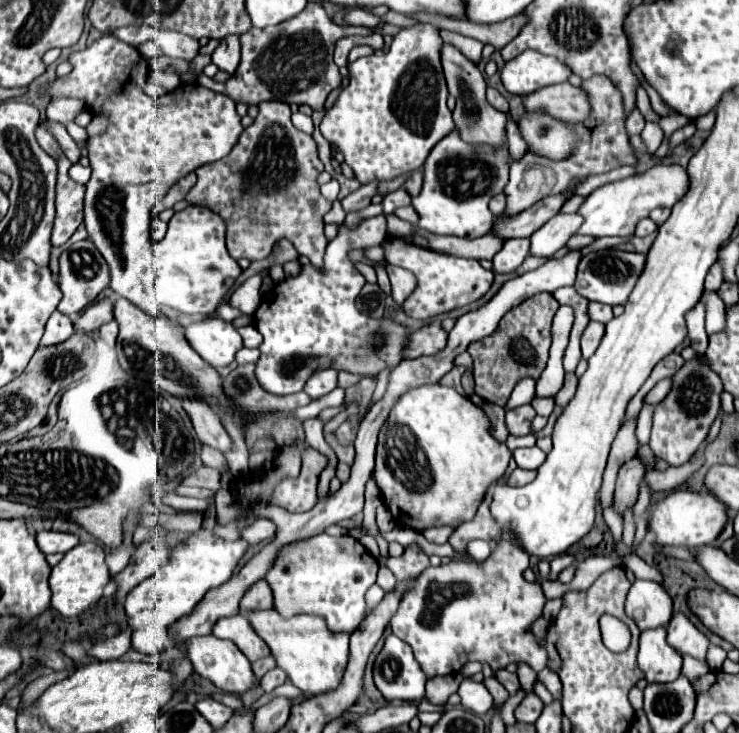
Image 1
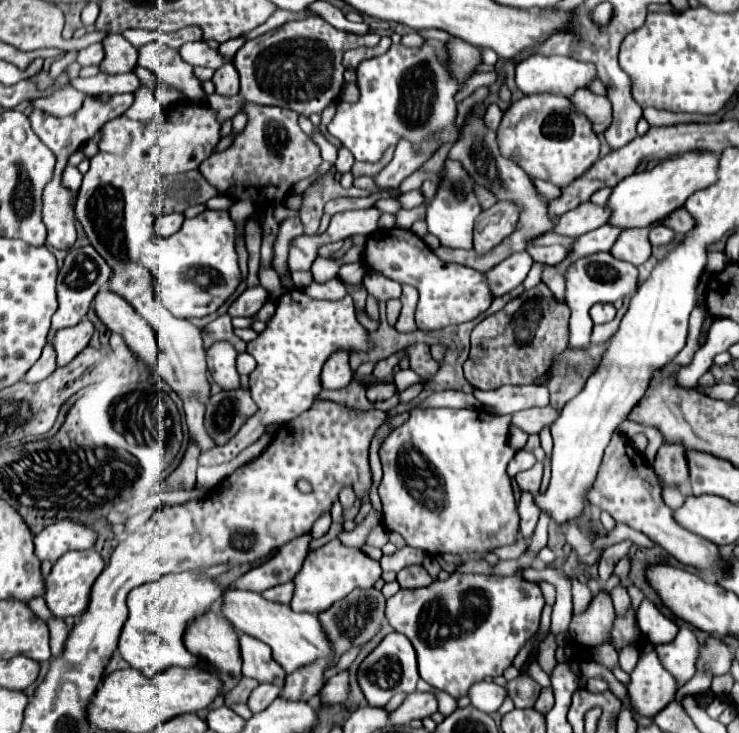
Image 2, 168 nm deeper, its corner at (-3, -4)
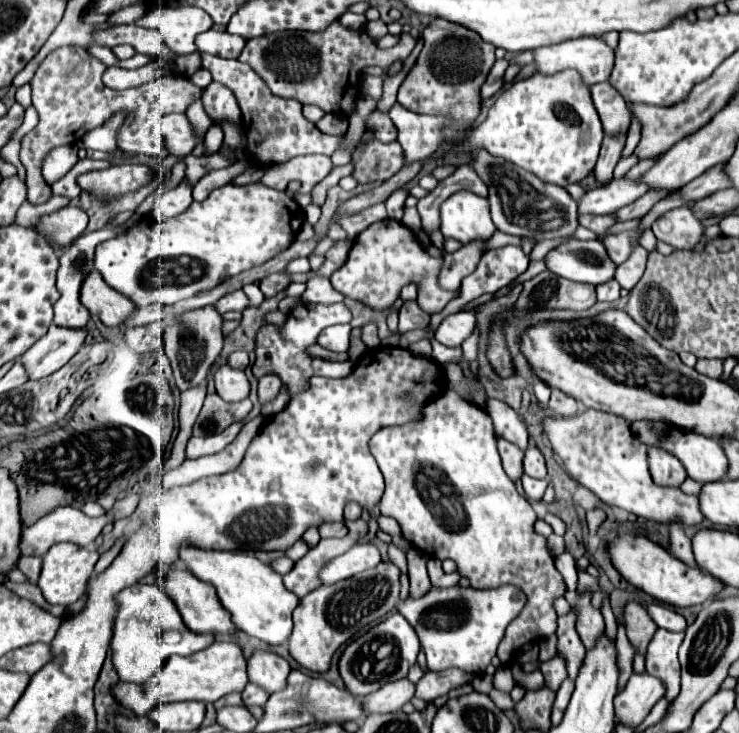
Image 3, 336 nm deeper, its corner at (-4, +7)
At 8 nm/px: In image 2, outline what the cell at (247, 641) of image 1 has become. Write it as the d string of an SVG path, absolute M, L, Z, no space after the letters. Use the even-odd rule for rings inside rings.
M240 633L240 649L244 659L242 665L244 677L252 677L258 683L272 683L278 687L284 685L286 671L272 659L272 651L270 647L266 647L266 643Z

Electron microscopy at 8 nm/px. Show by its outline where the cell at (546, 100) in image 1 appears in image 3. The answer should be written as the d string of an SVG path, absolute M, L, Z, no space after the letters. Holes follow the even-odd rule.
M609 82L593 84L589 90L591 90L591 98L599 112L605 134L621 132L621 128L627 130L631 116L629 116L623 96Z

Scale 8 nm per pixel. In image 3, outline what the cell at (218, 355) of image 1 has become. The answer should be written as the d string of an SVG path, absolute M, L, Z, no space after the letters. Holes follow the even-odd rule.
M219 364L215 370L215 390L223 400L237 402L249 396L249 380L243 370Z

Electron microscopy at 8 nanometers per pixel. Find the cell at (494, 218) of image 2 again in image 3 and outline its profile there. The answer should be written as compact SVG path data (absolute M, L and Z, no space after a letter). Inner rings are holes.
M475 240L469 244L463 244L457 252L445 254L445 268L441 270L441 286L443 288L459 288L461 280L477 268L477 262L481 260L485 252L485 240Z

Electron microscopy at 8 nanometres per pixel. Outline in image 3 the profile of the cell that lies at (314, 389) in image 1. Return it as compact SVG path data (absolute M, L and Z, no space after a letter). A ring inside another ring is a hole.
M349 324L329 326L321 332L317 344L321 344L323 348L327 348L331 352L347 352L349 350L349 336L351 336L351 326Z

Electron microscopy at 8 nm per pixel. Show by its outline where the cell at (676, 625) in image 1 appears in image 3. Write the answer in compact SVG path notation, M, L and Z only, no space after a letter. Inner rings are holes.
M659 628L647 648L647 672L663 680L667 688L665 698L669 700L675 700L679 694L681 668L679 668L677 652L681 640L683 640L683 632L669 632L665 628Z

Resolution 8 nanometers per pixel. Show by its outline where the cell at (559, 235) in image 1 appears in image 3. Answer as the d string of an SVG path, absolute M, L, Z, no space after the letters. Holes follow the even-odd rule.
M611 180L609 184L587 190L581 200L577 200L579 214L613 214L617 208L631 204L649 188L645 184L635 184L635 180Z

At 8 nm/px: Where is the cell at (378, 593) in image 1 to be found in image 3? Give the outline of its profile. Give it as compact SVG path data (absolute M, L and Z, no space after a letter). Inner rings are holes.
M185 548L181 552L181 560L185 566L203 582L215 586L221 604L231 612L233 624L271 646L281 646L289 640L293 628L293 610L299 604L299 598L289 592L277 572L273 572L267 564L253 558L250 552L239 550L195 550Z

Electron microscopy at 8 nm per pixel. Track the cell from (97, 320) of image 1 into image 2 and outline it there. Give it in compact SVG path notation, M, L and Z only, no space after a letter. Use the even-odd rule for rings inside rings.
M84 319L74 327L56 331L52 339L52 347L56 351L56 367L68 365L90 343L92 333L94 333L94 325L88 319Z

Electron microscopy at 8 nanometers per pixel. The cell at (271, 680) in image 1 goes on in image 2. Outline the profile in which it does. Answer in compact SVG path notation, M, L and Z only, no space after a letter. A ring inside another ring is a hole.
M270 683L258 685L258 687L250 693L250 697L248 697L248 707L250 707L250 711L252 711L252 713L264 711L264 709L278 697L278 693L280 693L280 687L276 687L276 685L270 685Z

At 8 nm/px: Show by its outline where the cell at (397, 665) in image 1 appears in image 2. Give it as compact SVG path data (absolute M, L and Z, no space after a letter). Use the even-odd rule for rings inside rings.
M392 631L388 633L382 643L360 663L358 667L358 685L372 707L384 707L396 693L414 693L416 683L420 679L418 675L418 663L416 663L416 651L406 635Z

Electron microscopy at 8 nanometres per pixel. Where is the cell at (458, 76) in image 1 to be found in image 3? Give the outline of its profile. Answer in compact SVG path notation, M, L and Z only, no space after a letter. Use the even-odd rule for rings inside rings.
M479 150L471 162L477 176L489 188L491 218L499 232L513 236L527 236L537 240L549 240L559 236L571 236L577 224L577 202L567 194L565 188L557 184L547 184L539 180L529 170L517 168L505 158L497 158L487 150Z

